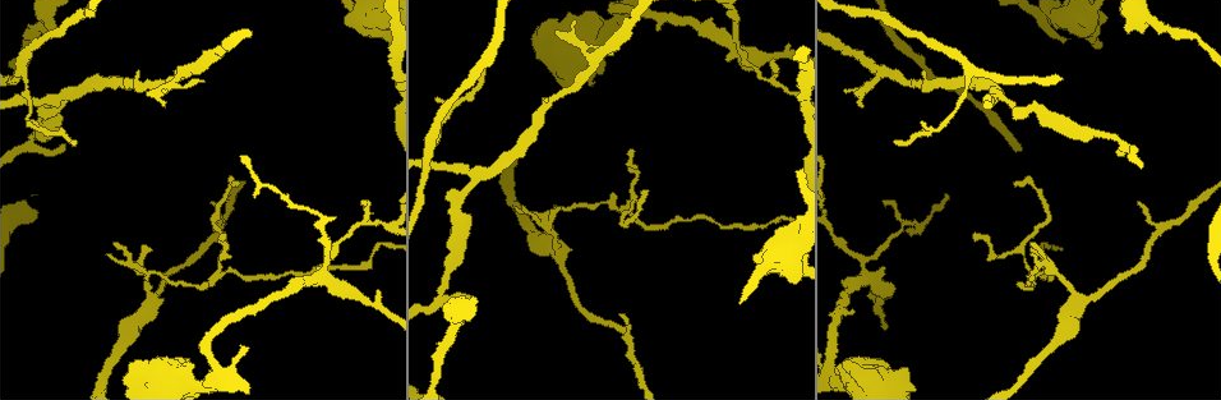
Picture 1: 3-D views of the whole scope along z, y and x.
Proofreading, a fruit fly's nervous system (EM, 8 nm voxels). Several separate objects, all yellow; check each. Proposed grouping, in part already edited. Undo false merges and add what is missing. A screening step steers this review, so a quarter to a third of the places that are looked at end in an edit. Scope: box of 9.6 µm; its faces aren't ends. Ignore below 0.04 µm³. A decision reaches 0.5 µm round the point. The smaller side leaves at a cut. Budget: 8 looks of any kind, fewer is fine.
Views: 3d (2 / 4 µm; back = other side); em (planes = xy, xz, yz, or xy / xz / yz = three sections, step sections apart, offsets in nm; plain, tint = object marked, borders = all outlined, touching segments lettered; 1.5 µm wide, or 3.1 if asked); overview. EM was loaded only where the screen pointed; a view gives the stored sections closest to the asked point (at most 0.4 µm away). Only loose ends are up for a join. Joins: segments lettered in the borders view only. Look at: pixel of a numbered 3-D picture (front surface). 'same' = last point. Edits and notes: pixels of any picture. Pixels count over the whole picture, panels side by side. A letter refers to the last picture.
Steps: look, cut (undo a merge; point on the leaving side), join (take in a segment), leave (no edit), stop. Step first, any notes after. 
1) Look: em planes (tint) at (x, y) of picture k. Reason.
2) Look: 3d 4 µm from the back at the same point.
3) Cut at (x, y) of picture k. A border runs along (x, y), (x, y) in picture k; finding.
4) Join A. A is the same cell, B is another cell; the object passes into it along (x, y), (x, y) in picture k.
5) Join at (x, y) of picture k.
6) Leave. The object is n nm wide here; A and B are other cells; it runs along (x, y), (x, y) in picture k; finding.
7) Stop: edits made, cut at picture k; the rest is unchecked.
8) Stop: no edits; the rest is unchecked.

Look: 3d 2 µm at (437, 376) of picture 1. Thin neck.

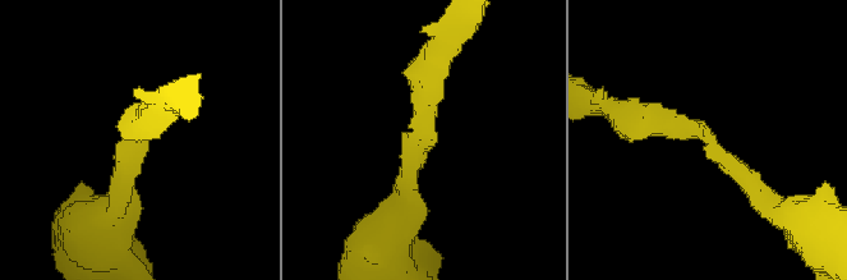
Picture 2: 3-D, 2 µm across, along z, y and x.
Look: em xz step 4 (borders) at (420, 145) of picture 2.

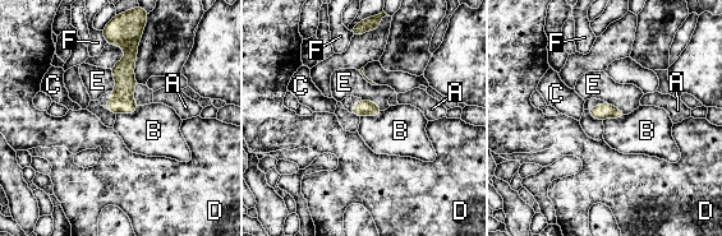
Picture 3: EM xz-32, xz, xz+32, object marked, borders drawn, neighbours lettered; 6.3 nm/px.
Leave. The object is 100 nm wide here; A, B, C, D, E and F are other cells; a border runs along (138, 106), (134, 112), (116, 115) in picture 3; continuous, no second neuron.

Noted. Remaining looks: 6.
Look: em planes (borders) at (238, 183) of picture 1. Thin end.

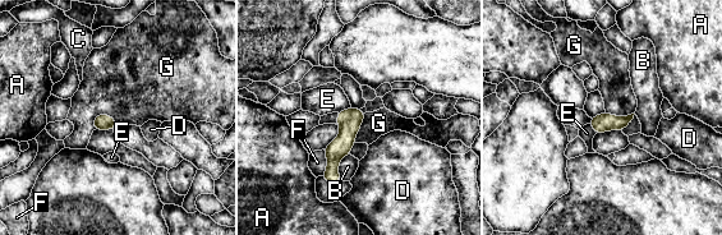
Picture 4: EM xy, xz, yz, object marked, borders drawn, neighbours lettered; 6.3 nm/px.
Leave. The object is 100 nm wide here; A, B, C, D, E, F and G are other cells; it runs along (353, 110), (334, 153), (332, 180) in picture 4; none of them fits.

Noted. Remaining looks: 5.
Look: 3d 2 µm at (618, 212) of picture 1. Abrupt turn.

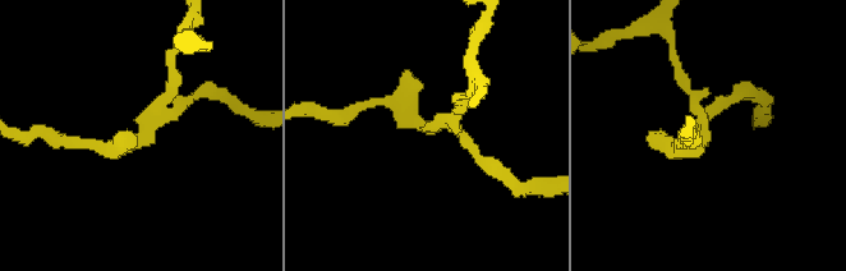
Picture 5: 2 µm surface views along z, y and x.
Look: em planes (tint) at (701, 134) of picture 5.

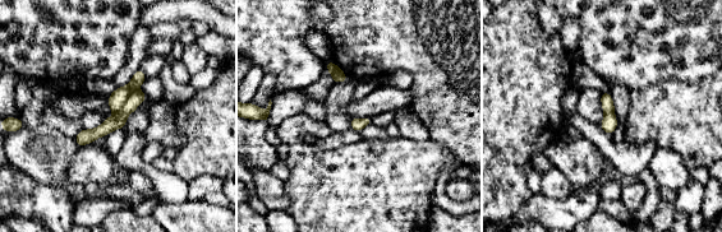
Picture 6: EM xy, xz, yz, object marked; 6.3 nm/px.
Look: em planes (borders) at the same point.

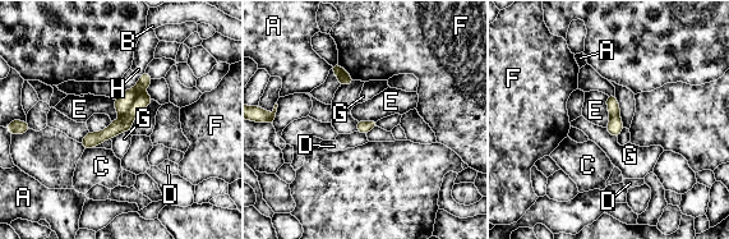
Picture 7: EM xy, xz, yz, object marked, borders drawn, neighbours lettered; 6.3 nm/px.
Leave. A, B, C, D, E, F, G and H are other cells; a border runs along (607, 95), (609, 122), (604, 127) in picture 7; continuous, no second neuron.

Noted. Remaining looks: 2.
Stop: no edits; the rest is unchecked.

